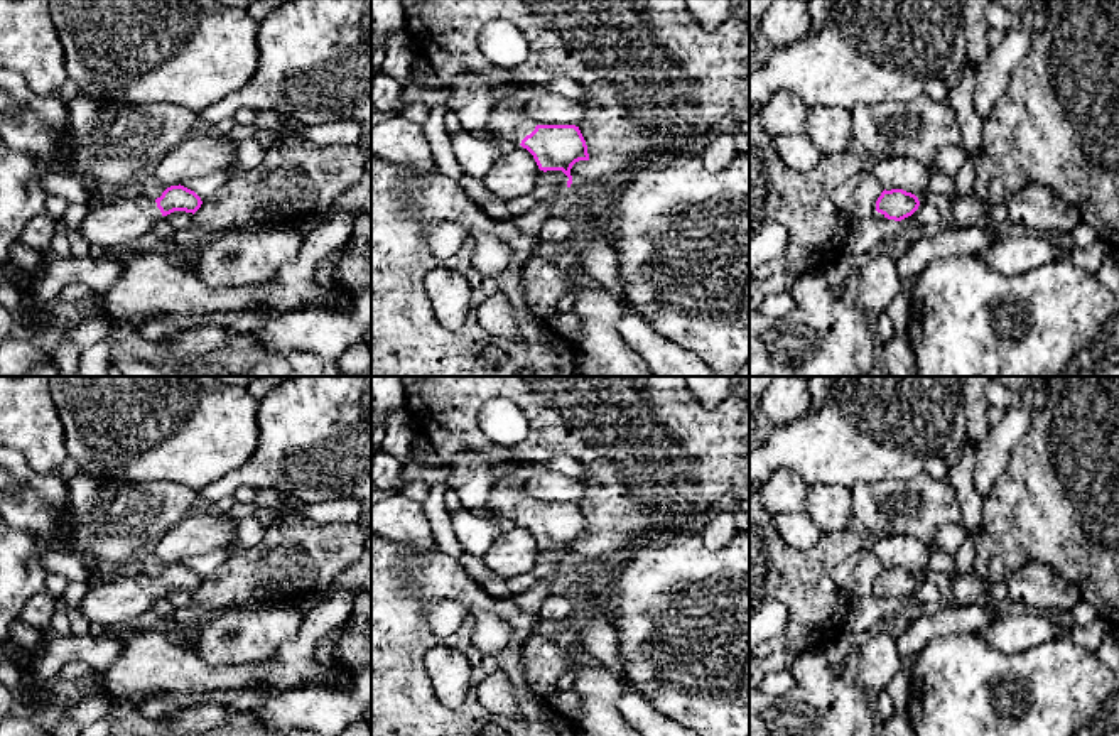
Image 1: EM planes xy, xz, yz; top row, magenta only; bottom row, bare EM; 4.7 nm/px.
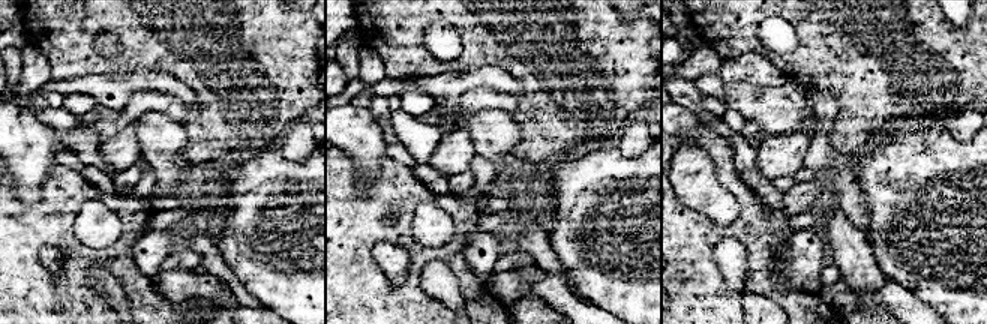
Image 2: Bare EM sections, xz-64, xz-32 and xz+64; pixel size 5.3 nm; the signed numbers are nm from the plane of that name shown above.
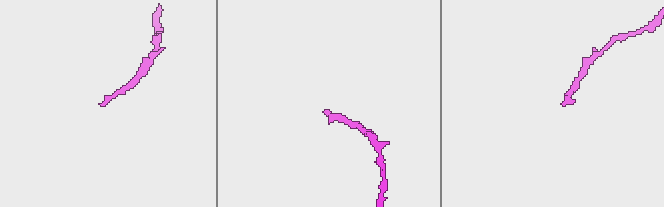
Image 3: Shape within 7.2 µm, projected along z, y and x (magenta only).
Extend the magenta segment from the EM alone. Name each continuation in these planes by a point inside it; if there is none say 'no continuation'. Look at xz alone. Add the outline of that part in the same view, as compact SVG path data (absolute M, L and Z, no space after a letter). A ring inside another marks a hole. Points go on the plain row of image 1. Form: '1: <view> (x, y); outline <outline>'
1: xz (508, 502); outline M500 481L489 490L488 500L479 513L493 517L508 528L518 525L535 505L525 490L525 483Z

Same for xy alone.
1: xy (124, 601); outline M120 576L89 589L78 609L91 625L98 623L110 630L130 628L149 620L150 606L160 596L154 577Z

